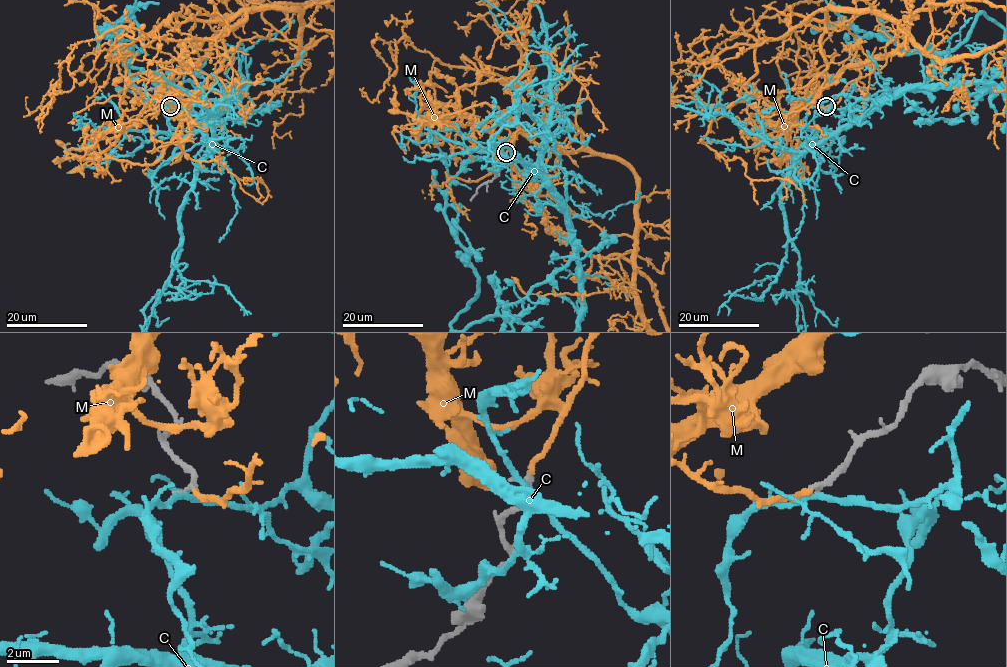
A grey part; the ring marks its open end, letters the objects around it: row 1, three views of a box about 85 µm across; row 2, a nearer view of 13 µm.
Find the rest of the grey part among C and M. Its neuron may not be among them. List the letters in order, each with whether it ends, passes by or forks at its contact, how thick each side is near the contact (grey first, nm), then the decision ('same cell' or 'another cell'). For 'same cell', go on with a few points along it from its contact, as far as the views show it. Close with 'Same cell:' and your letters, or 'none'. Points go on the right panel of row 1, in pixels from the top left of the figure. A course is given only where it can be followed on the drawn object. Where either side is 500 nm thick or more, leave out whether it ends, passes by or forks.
C: it passes by; calibres 240 and 200 nm; another cell
M: it ends; calibres 260 and 200 nm; same cell
Same cell: M

